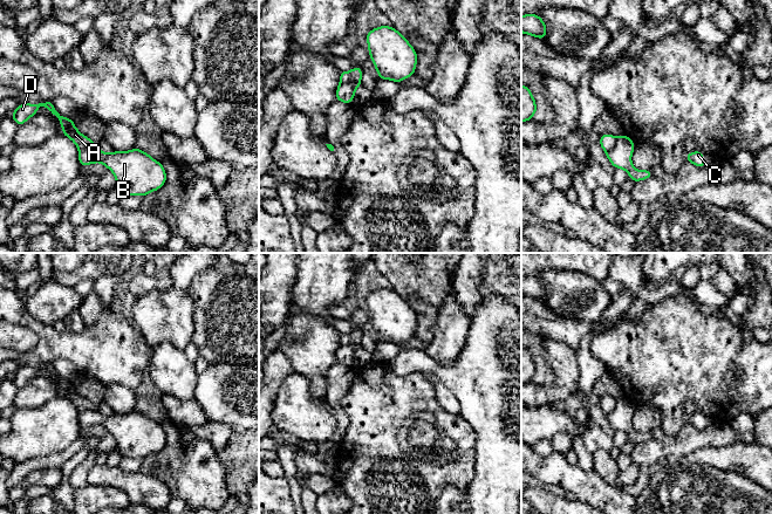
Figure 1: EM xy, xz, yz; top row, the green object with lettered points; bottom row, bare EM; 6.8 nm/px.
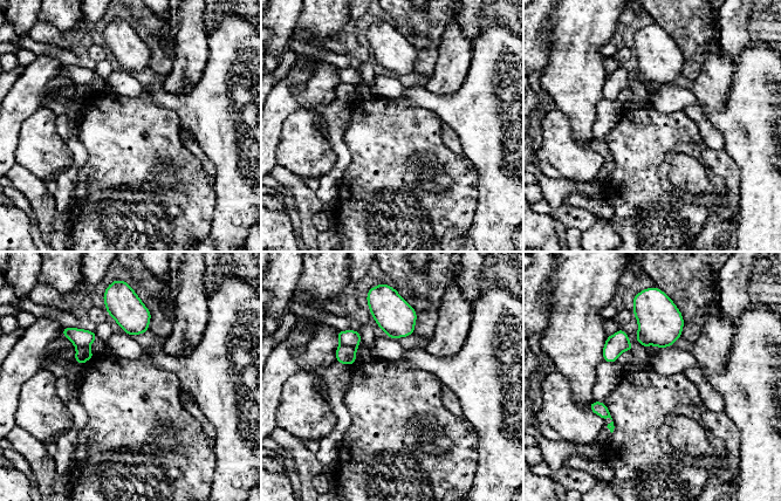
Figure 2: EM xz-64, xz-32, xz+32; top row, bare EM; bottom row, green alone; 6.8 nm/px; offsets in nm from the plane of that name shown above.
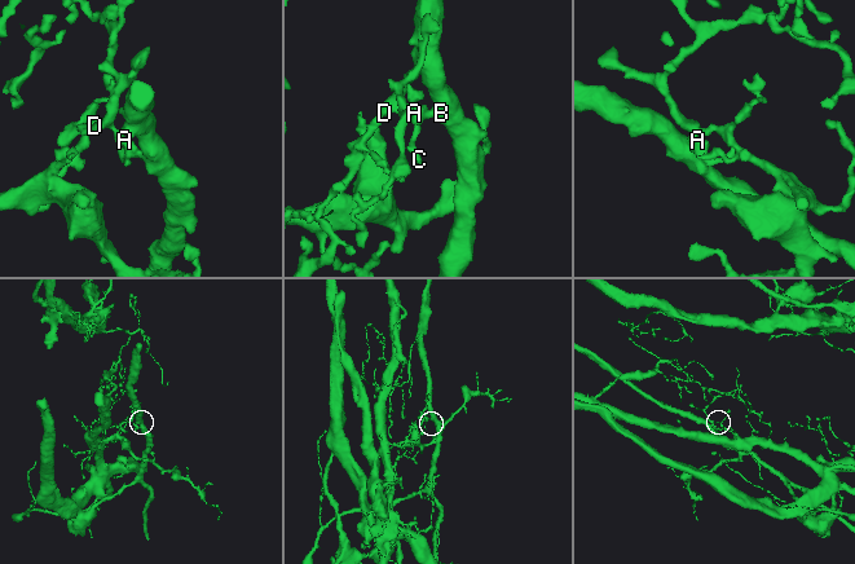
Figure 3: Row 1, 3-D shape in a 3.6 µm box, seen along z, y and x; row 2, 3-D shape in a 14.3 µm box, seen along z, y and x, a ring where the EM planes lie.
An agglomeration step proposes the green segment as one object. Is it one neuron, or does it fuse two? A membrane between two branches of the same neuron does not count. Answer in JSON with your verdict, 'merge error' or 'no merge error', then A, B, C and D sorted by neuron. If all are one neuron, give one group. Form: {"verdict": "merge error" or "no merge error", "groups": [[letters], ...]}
{"verdict": "merge error", "groups": [["A", "D"], ["B", "C"]]}

